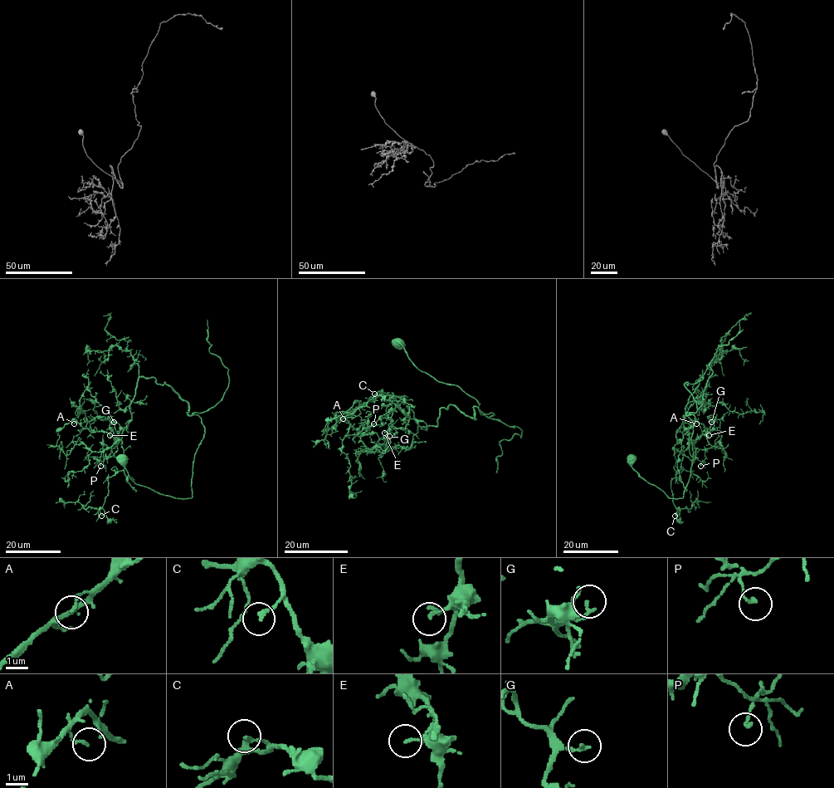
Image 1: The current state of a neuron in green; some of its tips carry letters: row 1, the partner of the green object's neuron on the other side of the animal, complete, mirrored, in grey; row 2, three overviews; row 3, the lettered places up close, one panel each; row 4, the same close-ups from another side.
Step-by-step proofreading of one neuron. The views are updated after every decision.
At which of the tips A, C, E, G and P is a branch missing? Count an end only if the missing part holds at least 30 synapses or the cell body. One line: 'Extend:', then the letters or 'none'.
Extend: none

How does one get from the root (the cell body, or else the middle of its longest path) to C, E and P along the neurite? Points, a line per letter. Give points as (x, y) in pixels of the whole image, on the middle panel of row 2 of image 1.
C: (398, 342), (494, 414), (450, 405), (421, 427), (403, 397), (374, 394)
E: (398, 342), (494, 414), (450, 405), (421, 427), (396, 407), (384, 433)
P: (398, 342), (494, 414), (450, 405), (421, 427), (407, 406), (373, 423)

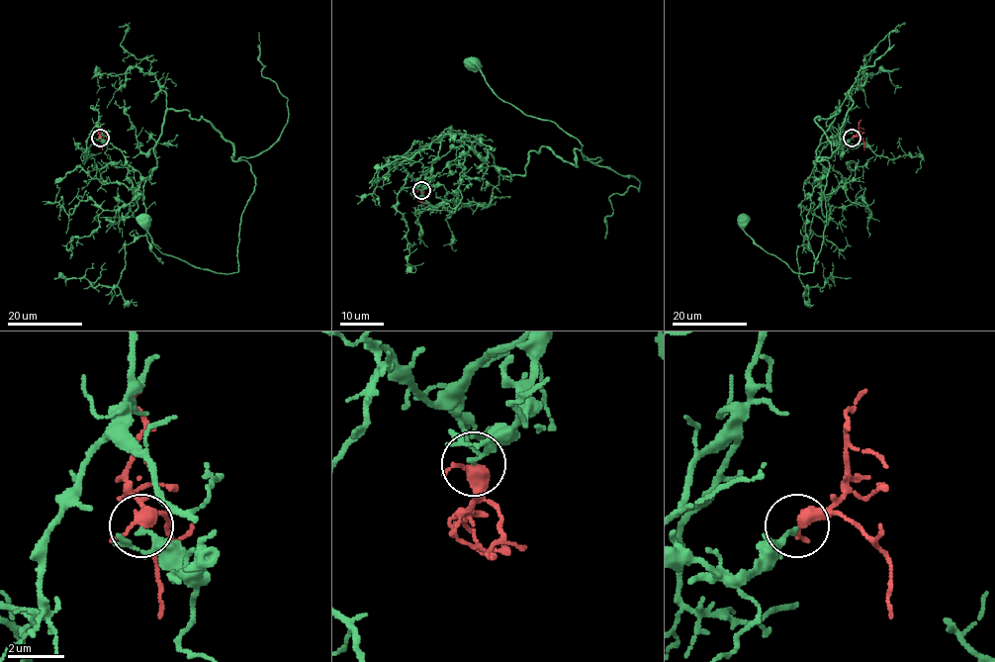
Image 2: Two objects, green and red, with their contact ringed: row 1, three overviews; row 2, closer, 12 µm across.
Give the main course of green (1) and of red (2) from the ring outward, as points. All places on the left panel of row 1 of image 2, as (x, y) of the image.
1: (99, 138), (147, 177), (165, 113), (186, 110), (250, 166), (236, 272), (164, 254), (144, 220)
2: (99, 138), (103, 138), (102, 149)

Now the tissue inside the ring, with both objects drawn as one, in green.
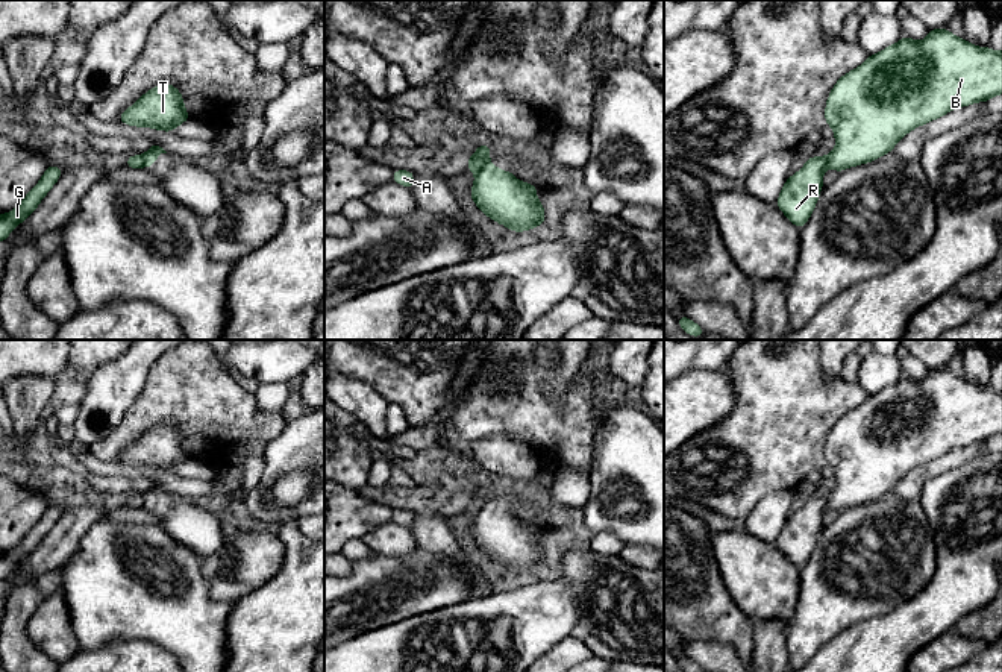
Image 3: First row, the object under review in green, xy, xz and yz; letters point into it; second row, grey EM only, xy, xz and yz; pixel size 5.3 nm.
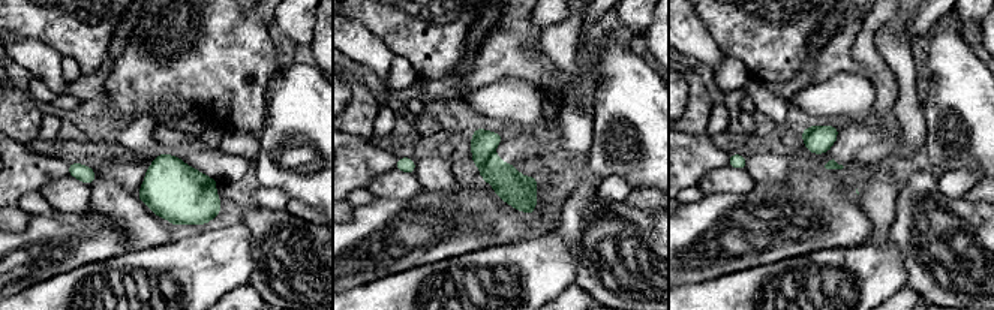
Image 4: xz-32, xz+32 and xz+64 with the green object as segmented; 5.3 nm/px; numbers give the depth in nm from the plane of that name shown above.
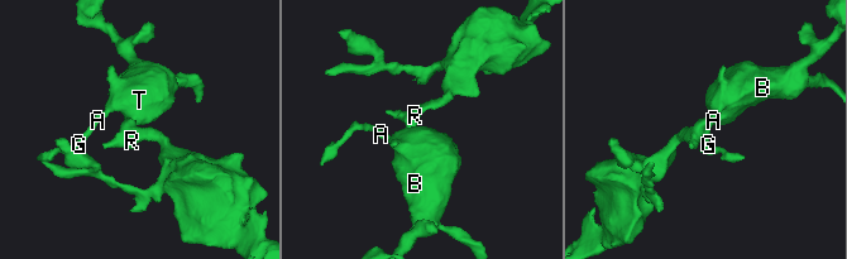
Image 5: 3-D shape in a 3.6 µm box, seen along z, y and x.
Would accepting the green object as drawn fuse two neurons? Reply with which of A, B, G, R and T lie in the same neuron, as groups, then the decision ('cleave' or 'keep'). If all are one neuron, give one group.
groups A B G T / R; cleave

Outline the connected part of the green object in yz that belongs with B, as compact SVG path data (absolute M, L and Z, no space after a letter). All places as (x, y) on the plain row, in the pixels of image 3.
M934 367L922 381L902 376L879 393L869 394L860 407L843 414L831 429L825 446L825 460L834 470L837 485L826 496L829 508L840 513L873 502L890 493L913 469L937 460L955 447L990 441L997 434L1002 434L1002 390L978 387L940 367Z

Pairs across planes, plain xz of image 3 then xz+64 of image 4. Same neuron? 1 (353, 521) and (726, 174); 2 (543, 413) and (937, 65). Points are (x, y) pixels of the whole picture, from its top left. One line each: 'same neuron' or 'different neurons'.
1: different neurons
2: different neurons

